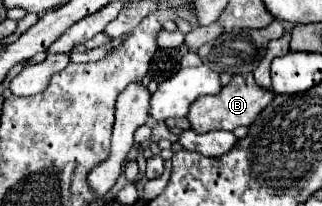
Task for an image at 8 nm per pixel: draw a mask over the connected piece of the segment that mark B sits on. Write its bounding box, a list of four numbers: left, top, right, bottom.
[189,74,273,132]

